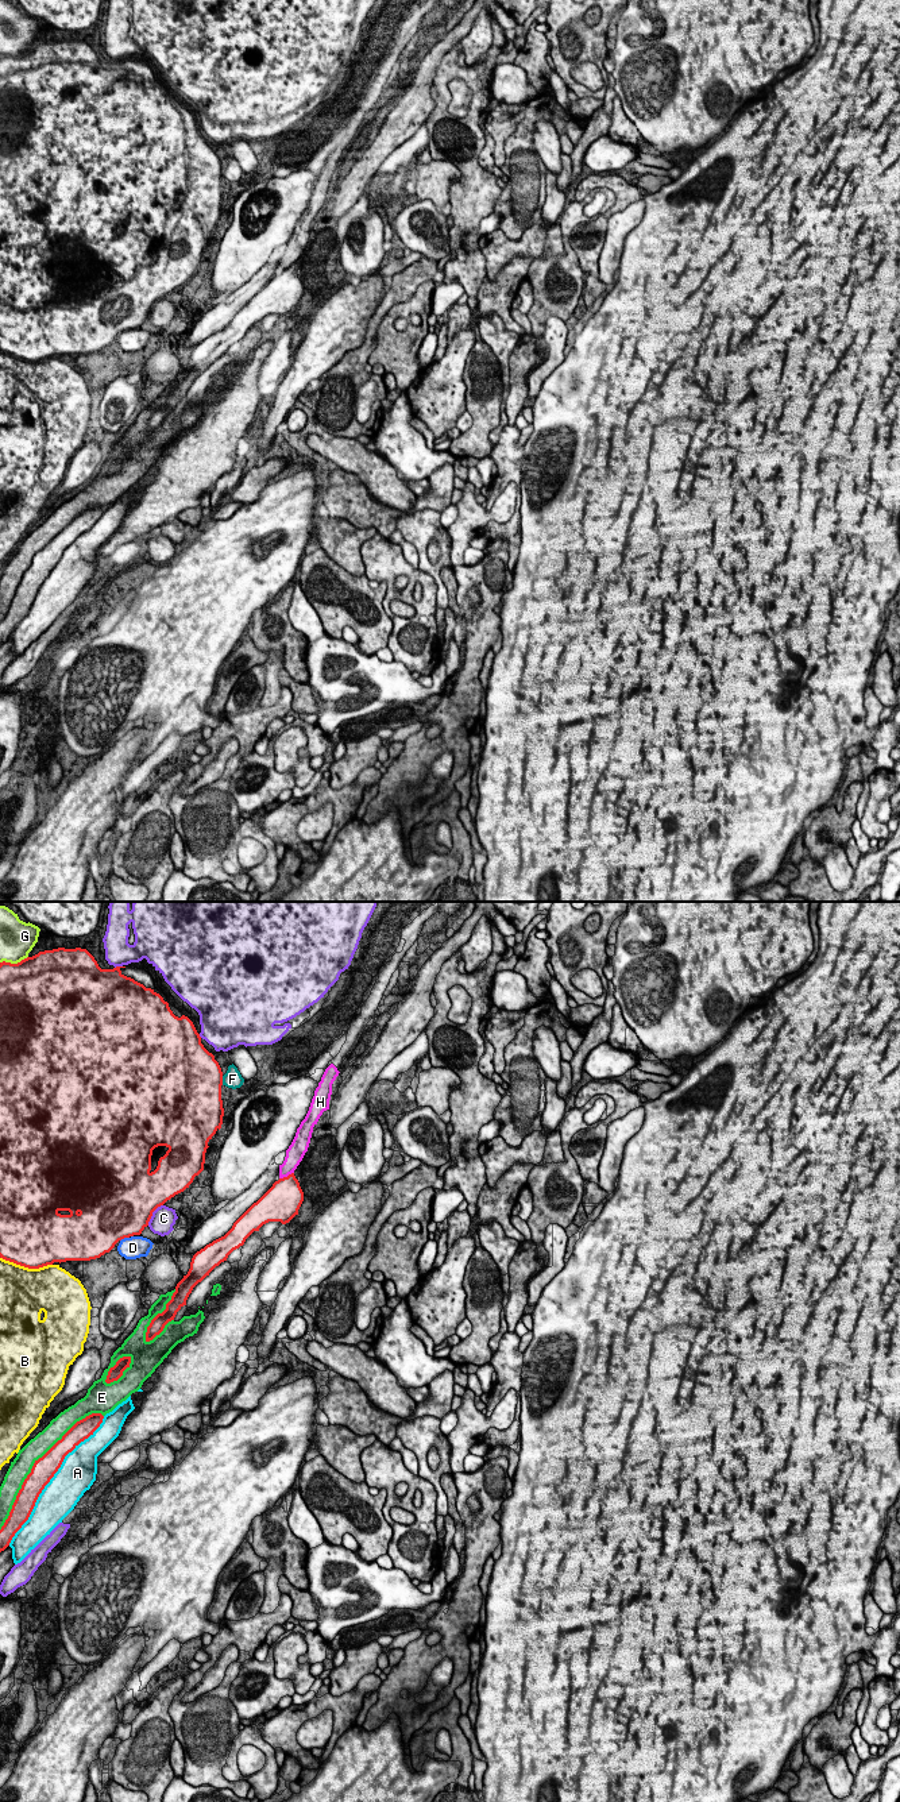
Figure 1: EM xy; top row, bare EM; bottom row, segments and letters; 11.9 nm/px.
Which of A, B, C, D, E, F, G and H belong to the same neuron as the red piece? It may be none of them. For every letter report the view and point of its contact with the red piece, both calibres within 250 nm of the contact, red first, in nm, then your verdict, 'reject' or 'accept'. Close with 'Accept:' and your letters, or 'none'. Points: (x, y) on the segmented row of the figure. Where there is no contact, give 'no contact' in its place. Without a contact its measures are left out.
A: xy (50, 1478) | 280/420 nm | reject
B: xy (26, 1266) | 500/480 nm | reject
C: xy (151, 1214) | 500/280 nm | reject
D: xy (124, 1237) | 550/260 nm | reject
E: xy (34, 1463) | 280/240 nm | reject
F: xy (221, 1080) | 500/220 nm | reject
G: xy (14, 964) | 500/380 nm | reject
H: xy (288, 1176) | 400/190 nm | reject
Accept: none

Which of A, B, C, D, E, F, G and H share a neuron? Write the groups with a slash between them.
A C / B / D / E / F / G / H

